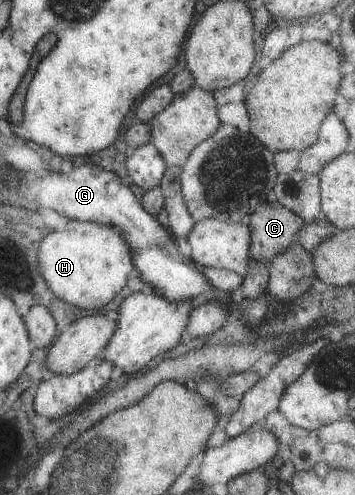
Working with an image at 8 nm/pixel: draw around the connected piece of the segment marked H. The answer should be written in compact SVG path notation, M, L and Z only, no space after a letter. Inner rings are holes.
M69 220L62 231L45 235L37 249L36 263L50 293L84 311L102 310L124 287L132 271L128 244L116 227L80 220Z

